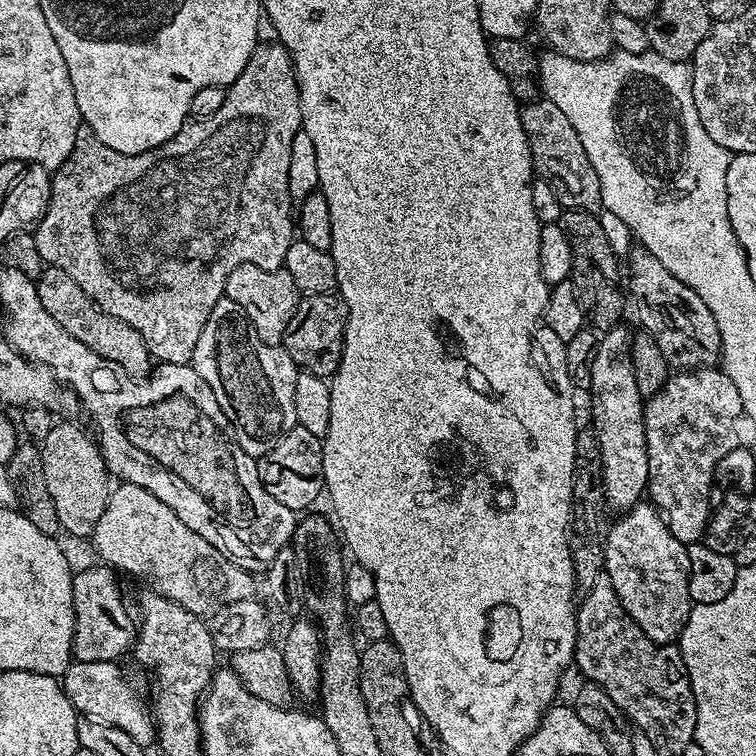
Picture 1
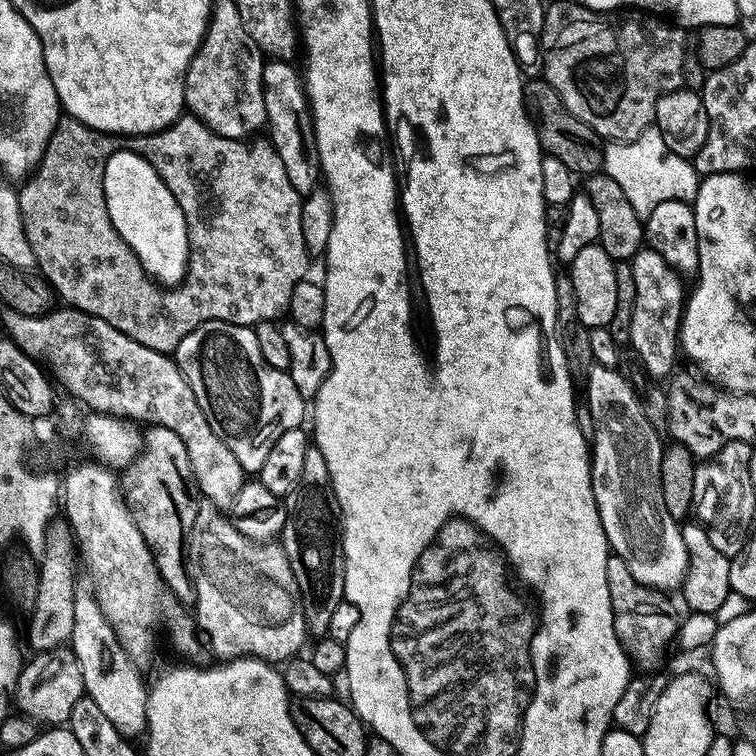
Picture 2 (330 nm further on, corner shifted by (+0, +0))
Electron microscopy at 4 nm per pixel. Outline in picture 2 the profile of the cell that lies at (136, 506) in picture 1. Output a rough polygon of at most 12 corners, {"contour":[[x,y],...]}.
{"contour":[[209,500],[186,541],[194,620],[223,658],[287,662],[308,636],[276,542]]}

